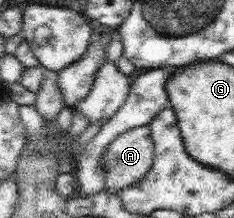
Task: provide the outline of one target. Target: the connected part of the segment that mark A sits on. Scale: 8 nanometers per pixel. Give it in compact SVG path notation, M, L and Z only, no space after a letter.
M140 126L113 140L101 155L107 192L119 193L143 180L151 170L154 144L150 128Z

